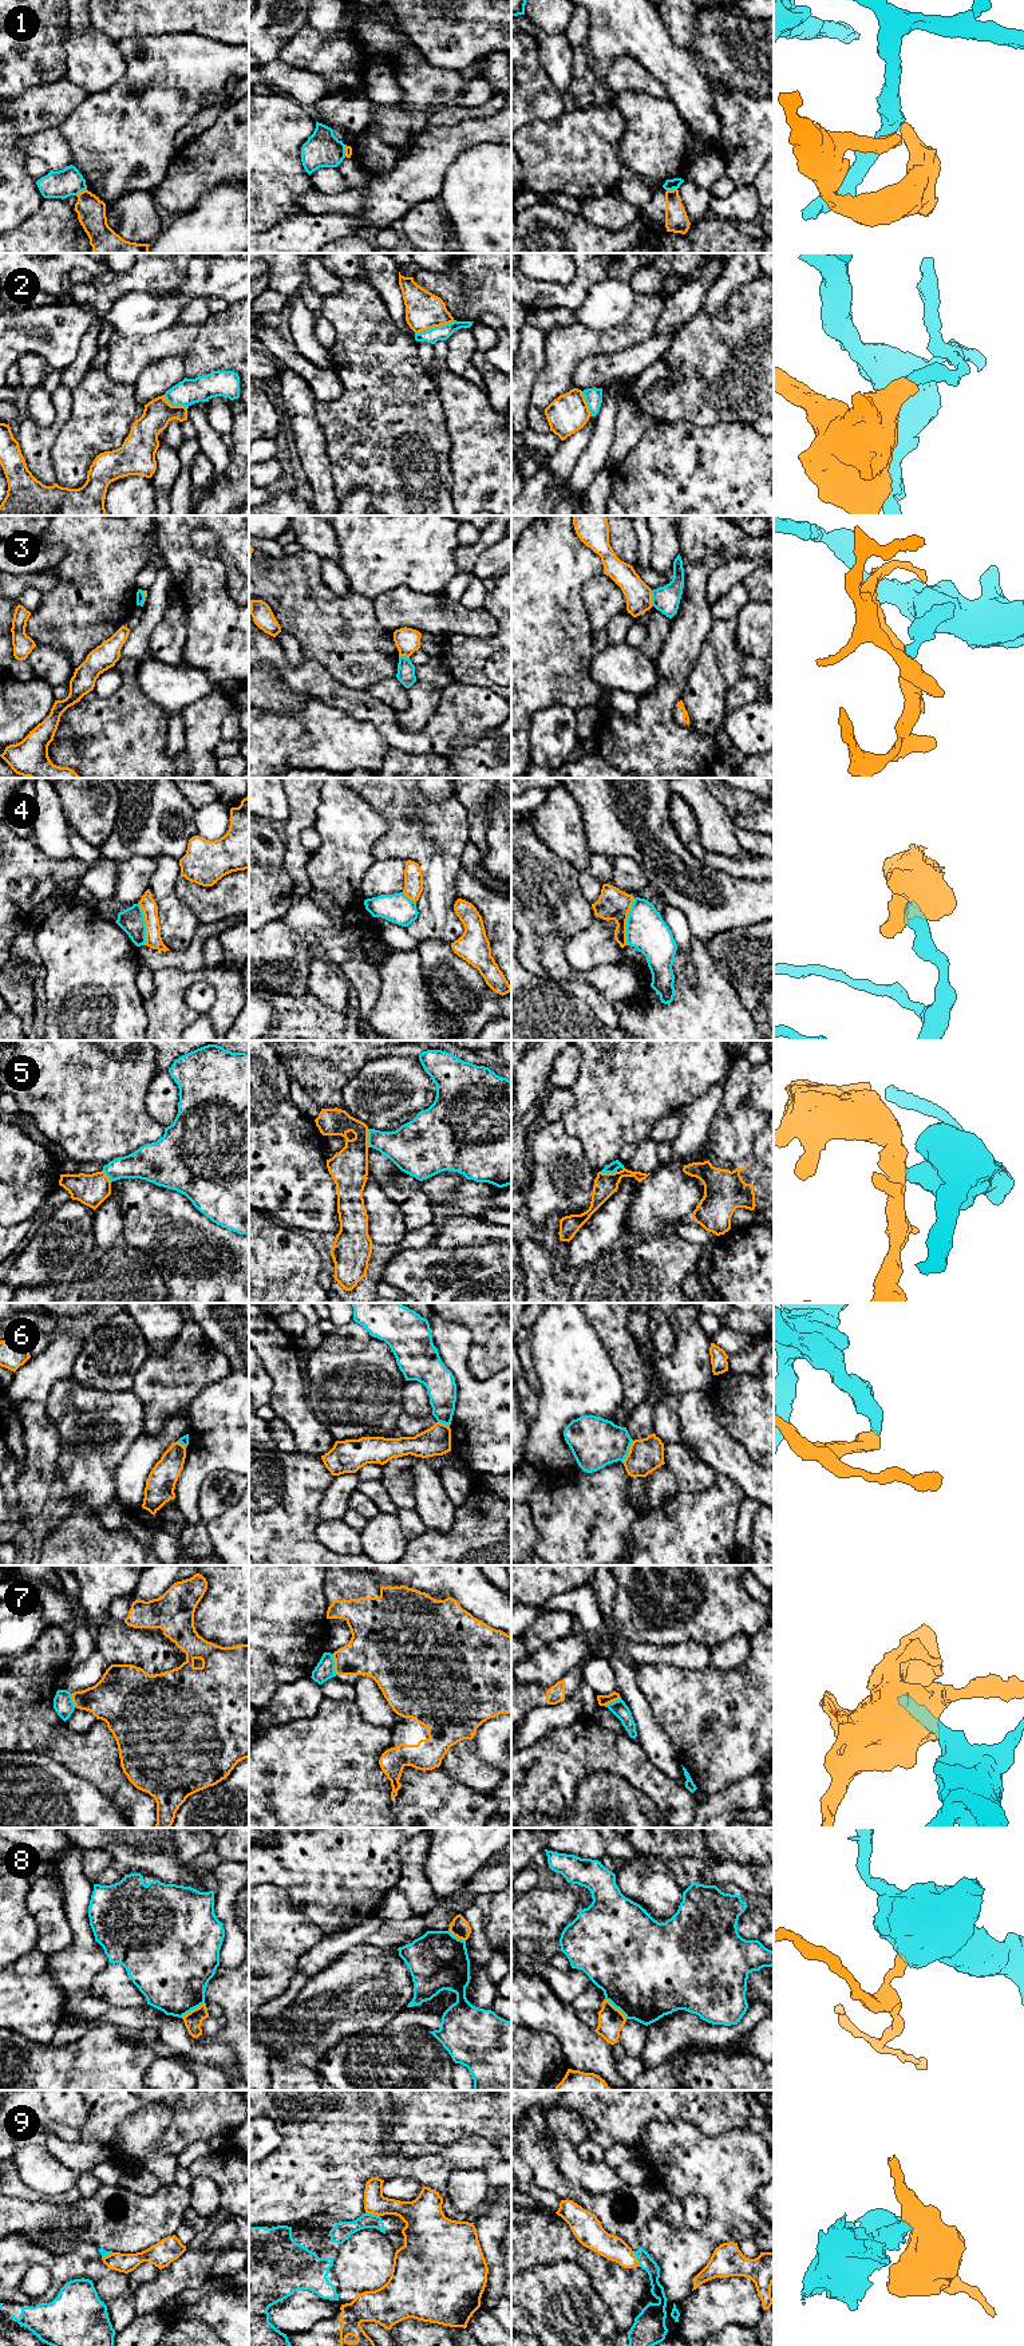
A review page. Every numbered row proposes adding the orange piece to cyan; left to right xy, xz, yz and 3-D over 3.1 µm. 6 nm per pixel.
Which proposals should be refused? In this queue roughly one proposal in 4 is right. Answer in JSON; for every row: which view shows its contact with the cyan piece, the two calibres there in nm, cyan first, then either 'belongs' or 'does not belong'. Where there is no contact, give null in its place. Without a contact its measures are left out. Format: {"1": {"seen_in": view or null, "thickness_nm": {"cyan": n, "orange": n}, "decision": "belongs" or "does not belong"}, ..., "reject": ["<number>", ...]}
{"1": {"seen_in": "xy", "thickness_nm": {"cyan": 170, "orange": 180}, "decision": "does not belong"}, "2": {"seen_in": "xz", "thickness_nm": {"cyan": 90, "orange": 220}, "decision": "does not belong"}, "3": {"seen_in": "yz", "thickness_nm": {"cyan": 160, "orange": 160}, "decision": "does not belong"}, "4": {"seen_in": "yz", "thickness_nm": {"cyan": 240, "orange": 190}, "decision": "does not belong"}, "5": {"seen_in": "xz", "thickness_nm": {"cyan": 260, "orange": 220}, "decision": "does not belong"}, "6": {"seen_in": "yz", "thickness_nm": {"cyan": 300, "orange": 200}, "decision": "does not belong"}, "7": {"seen_in": "xz", "thickness_nm": {"cyan": 120, "orange": 300}, "decision": "does not belong"}, "8": {"seen_in": "xy", "thickness_nm": {"cyan": 440, "orange": 110}, "decision": "does not belong"}, "9": {"seen_in": "yz", "thickness_nm": {"cyan": 90, "orange": 150}, "decision": "does not belong"}, "reject": ["1", "2", "3", "4", "5", "6", "7", "8", "9"]}

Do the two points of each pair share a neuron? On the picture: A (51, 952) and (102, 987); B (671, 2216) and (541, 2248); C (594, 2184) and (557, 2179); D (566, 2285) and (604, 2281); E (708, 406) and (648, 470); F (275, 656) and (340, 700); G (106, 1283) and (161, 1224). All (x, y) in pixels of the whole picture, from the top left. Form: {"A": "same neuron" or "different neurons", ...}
{"A": "same neuron", "B": "different neurons", "C": "different neurons", "D": "different neurons", "E": "different neurons", "F": "same neuron", "G": "different neurons"}

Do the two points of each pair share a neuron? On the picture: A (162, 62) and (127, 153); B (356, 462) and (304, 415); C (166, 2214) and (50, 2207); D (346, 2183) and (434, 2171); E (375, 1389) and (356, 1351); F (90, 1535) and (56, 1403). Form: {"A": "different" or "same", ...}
{"A": "same", "B": "different", "C": "same", "D": "same", "E": "same", "F": "same"}

